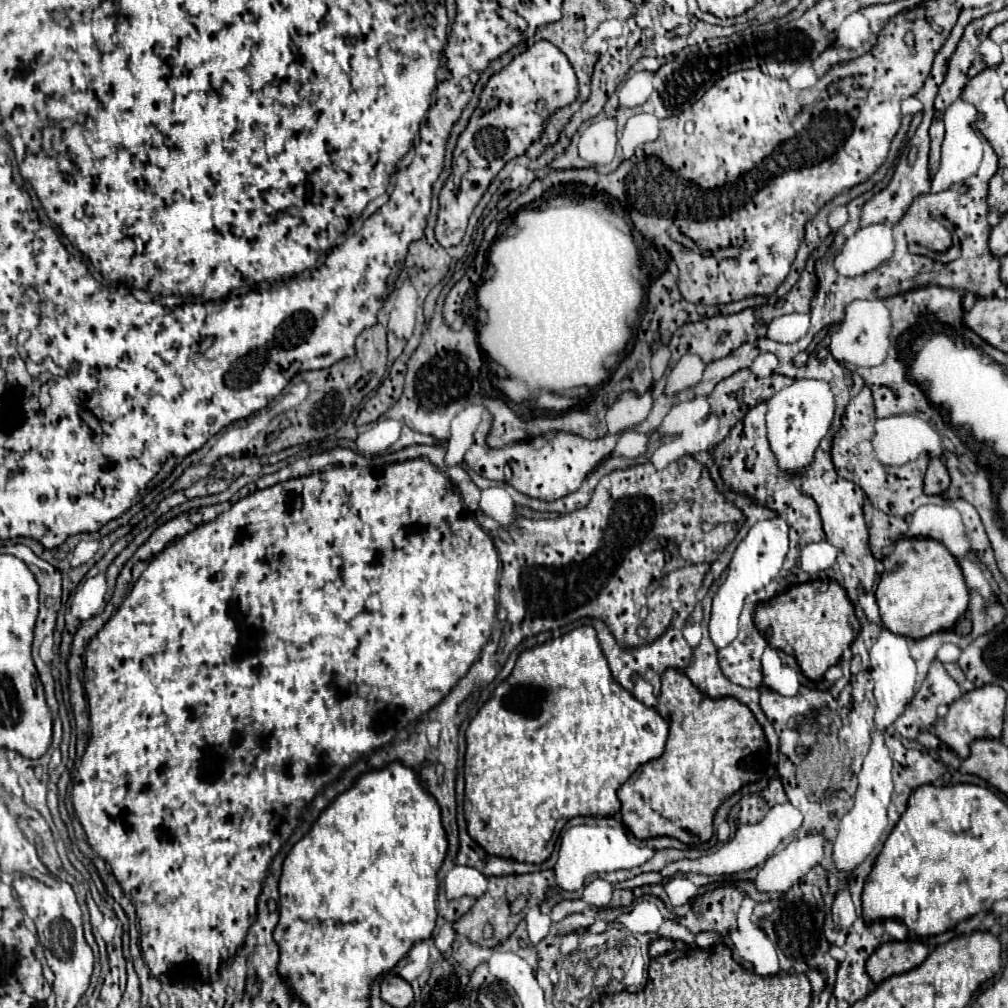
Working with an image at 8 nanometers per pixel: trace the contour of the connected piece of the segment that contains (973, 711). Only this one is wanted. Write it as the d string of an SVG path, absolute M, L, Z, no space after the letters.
M986 685L980 689L974 689L960 699L956 699L950 707L946 717L936 721L936 735L942 739L952 751L960 755L960 759L966 759L970 753L970 743L976 739L998 739L1002 735L1002 721L1004 721L1004 703L1006 693L1004 689L996 685Z

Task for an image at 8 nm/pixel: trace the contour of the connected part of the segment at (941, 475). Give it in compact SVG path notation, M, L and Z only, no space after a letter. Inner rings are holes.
M932 457L924 477L924 493L942 495L948 489L948 485L950 485L950 477L944 463L938 457Z

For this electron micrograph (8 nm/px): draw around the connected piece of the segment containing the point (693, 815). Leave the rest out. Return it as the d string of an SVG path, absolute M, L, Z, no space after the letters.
M666 669L662 673L662 693L658 697L656 711L670 723L670 735L662 757L640 765L628 781L618 789L622 803L622 821L638 839L648 837L676 837L686 845L702 845L712 837L712 821L716 809L742 785L756 783L764 777L770 765L770 749L762 725L754 713L734 697L710 699L686 677L684 671Z

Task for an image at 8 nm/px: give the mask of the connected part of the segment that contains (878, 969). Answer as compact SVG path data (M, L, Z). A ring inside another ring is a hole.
M890 941L880 945L866 961L866 973L874 985L892 975L906 973L928 957L928 945L920 941Z

